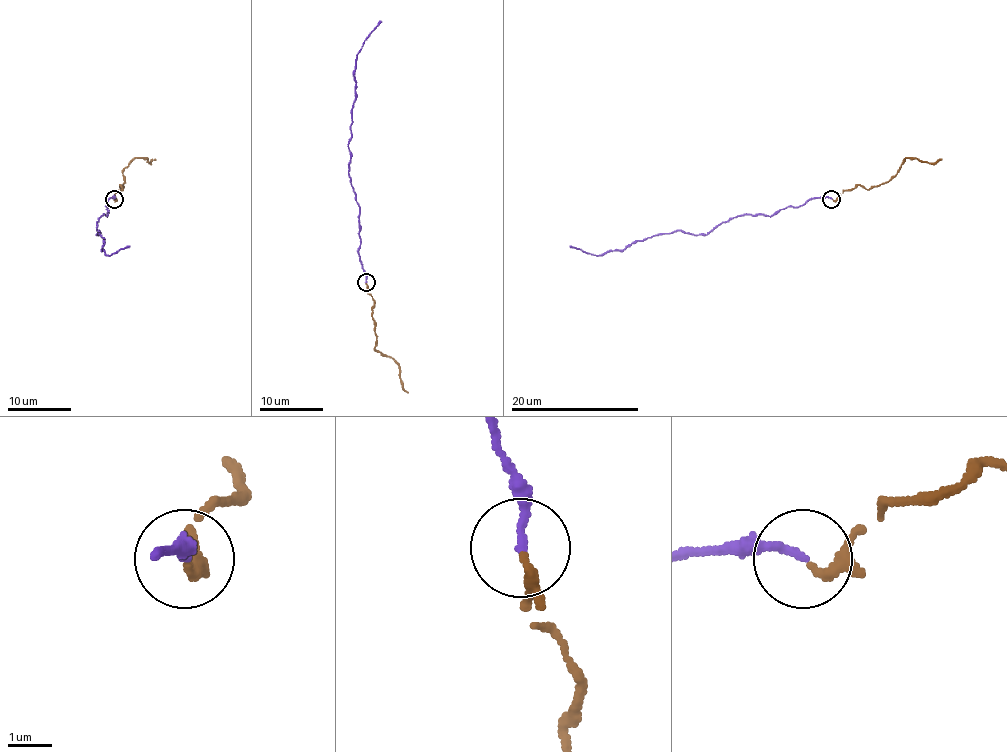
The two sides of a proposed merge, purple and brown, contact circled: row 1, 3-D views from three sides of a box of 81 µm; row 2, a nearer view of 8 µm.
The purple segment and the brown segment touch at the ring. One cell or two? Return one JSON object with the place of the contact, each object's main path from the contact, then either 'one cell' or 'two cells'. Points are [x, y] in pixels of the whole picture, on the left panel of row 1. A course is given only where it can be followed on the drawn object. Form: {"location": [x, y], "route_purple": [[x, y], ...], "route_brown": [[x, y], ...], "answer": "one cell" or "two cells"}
{"location": [114, 199], "route_purple": [[114, 199], [106, 205], [108, 215], [96, 221], [96, 234], [100, 231], [108, 255], [128, 245]], "route_brown": [[114, 199], [122, 189], [122, 172], [138, 157], [146, 157], [149, 162], [155, 161]], "answer": "one cell"}

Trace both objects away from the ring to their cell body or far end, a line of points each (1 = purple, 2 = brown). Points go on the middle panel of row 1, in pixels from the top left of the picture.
1: (366, 282), (358, 252), (360, 205), (348, 177), (348, 140), (356, 82), (355, 58), (380, 20)
2: (366, 284), (366, 290), (374, 301), (374, 347), (398, 365), (401, 387), (407, 392)

